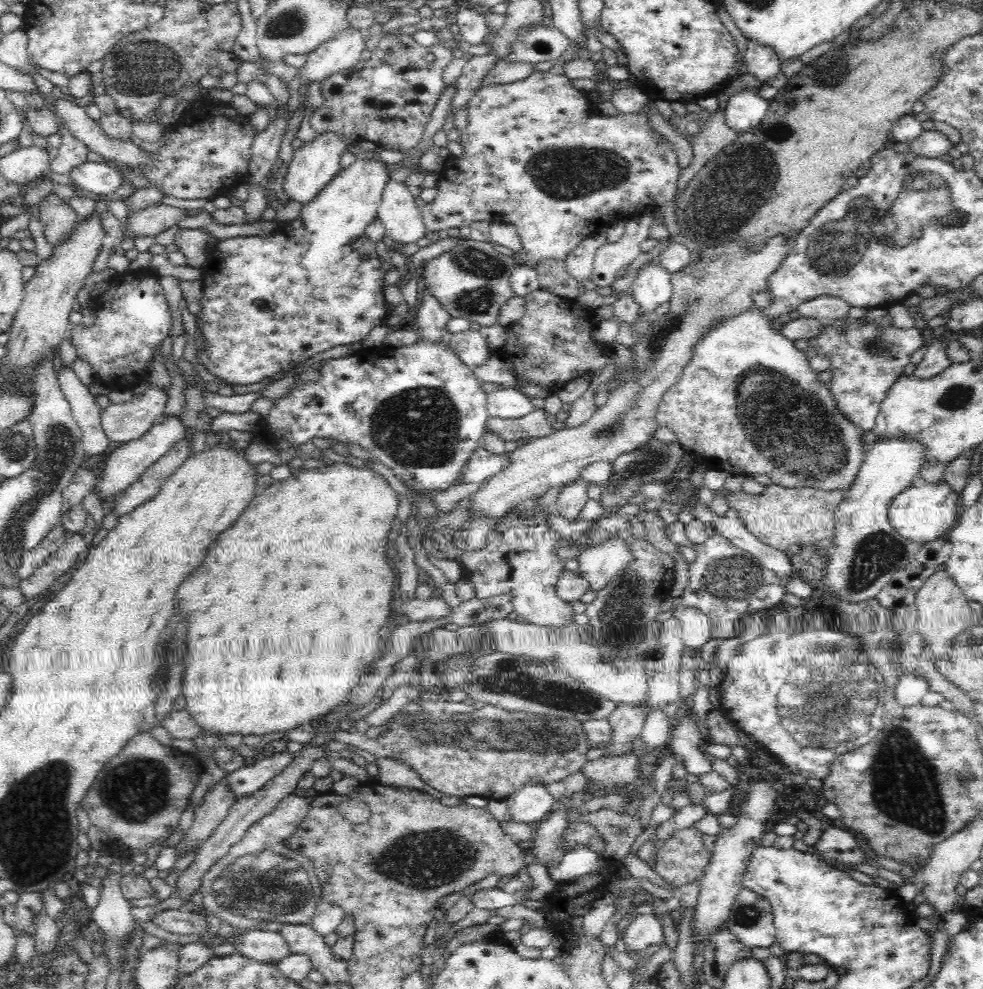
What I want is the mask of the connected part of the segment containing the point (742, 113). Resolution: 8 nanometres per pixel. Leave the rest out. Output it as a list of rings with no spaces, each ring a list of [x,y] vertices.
[[[746,88],[728,100],[724,123],[738,135],[750,133],[762,124],[768,110],[768,104],[769,102],[758,96],[757,92]]]

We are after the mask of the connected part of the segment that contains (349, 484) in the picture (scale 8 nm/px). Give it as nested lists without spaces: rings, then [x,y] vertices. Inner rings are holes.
[[[325,462],[319,468],[306,469],[300,467],[300,469],[292,469],[291,476],[281,481],[273,482],[268,490],[264,490],[264,494],[256,496],[252,500],[252,504],[246,508],[246,512],[232,524],[232,528],[228,528],[226,532],[220,534],[220,538],[216,538],[216,542],[212,542],[208,546],[208,552],[206,552],[206,558],[202,560],[202,564],[192,572],[192,576],[188,576],[188,580],[180,586],[178,590],[178,608],[182,610],[184,616],[188,616],[188,654],[186,654],[186,669],[184,670],[184,696],[186,696],[187,711],[192,716],[193,722],[197,726],[202,726],[204,730],[216,736],[225,736],[226,734],[266,734],[266,732],[286,732],[286,730],[292,730],[294,726],[300,726],[303,722],[311,723],[312,720],[316,720],[318,716],[323,716],[331,709],[337,708],[339,705],[344,704],[345,699],[351,692],[351,689],[361,680],[361,677],[366,674],[368,666],[380,658],[381,650],[383,646],[380,644],[379,632],[380,629],[394,617],[391,600],[394,598],[396,592],[396,586],[398,584],[397,572],[393,565],[393,556],[386,558],[386,538],[388,538],[388,532],[392,530],[393,522],[395,521],[398,510],[398,493],[390,487],[388,482],[382,478],[382,476],[370,469],[360,468],[358,466],[349,465],[348,463],[329,463]]]

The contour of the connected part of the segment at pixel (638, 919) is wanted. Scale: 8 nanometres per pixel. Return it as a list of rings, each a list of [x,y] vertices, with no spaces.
[[[648,909],[640,910],[625,931],[625,944],[628,950],[662,946],[665,943],[662,918],[656,917]]]

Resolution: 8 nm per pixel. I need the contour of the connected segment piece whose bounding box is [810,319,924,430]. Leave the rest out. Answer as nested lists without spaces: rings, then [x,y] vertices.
[[[860,319],[846,332],[840,328],[825,327],[816,337],[810,338],[810,348],[816,348],[818,354],[828,356],[832,362],[834,376],[829,390],[837,407],[860,430],[870,430],[876,426],[884,396],[903,374],[904,367],[910,362],[910,354],[923,344],[920,330],[898,330],[894,326],[878,328],[876,324],[864,324],[864,320]]]

